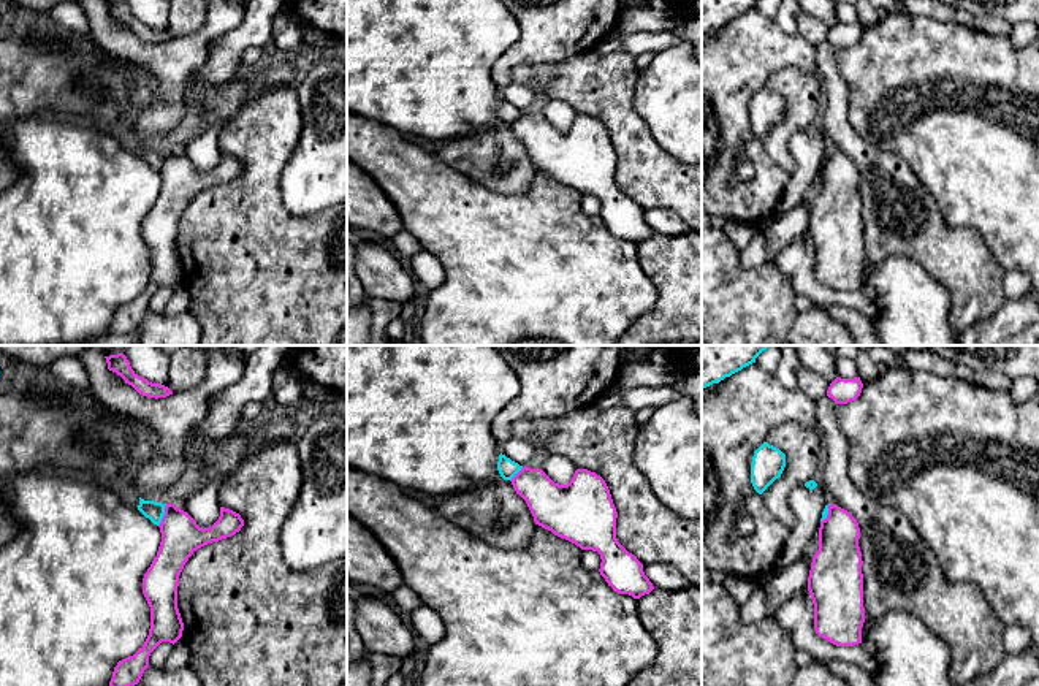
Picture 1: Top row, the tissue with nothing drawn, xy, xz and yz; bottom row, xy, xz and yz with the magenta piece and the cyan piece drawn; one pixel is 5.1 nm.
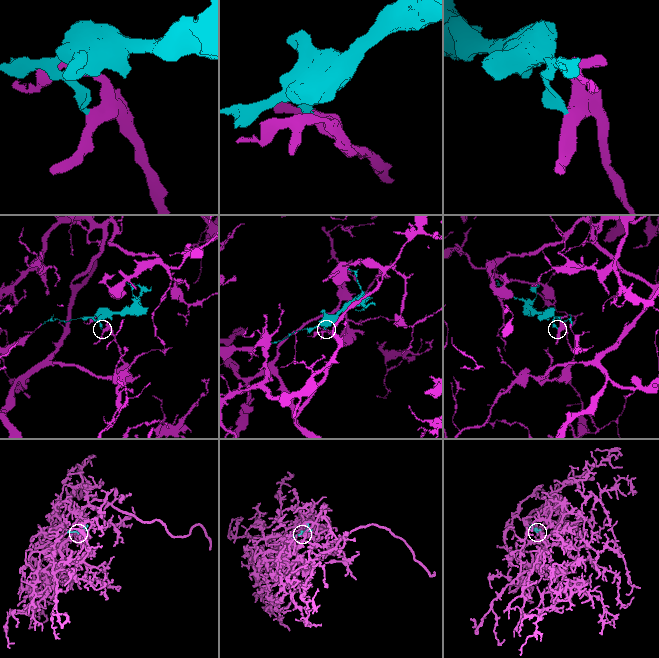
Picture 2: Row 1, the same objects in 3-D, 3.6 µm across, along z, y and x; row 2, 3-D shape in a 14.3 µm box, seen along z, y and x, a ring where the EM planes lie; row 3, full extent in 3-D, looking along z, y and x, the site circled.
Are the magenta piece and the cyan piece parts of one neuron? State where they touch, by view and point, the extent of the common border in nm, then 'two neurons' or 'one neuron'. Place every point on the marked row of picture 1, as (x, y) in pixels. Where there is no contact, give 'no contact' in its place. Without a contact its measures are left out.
meets magenta in xy at (163, 515); contact 120 nm long; two neurons

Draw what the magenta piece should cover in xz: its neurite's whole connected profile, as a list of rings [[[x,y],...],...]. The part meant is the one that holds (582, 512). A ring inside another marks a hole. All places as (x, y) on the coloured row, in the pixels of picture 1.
[[[524,466],[510,482],[516,494],[526,501],[535,524],[575,543],[581,550],[592,550],[600,555],[602,562],[599,572],[613,591],[640,599],[654,589],[643,572],[643,564],[616,539],[618,512],[610,490],[600,475],[588,469],[577,469],[567,485],[559,485],[542,469]]]

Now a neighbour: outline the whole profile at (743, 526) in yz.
[[[741,515],[732,526],[730,540],[735,542],[741,537],[752,534],[752,531],[754,531],[754,523],[751,516]]]

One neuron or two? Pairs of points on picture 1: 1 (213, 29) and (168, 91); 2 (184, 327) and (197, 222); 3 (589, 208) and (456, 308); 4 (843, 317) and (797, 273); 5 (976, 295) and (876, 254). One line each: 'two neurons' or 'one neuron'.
1: one neuron
2: two neurons
3: two neurons
4: two neurons
5: one neuron

